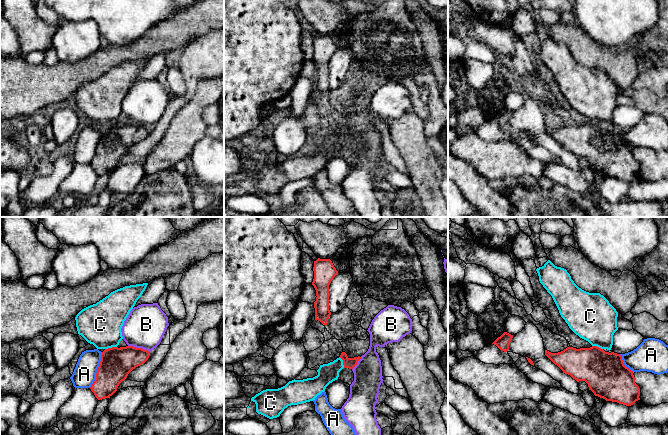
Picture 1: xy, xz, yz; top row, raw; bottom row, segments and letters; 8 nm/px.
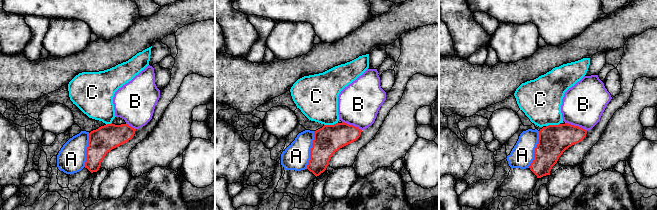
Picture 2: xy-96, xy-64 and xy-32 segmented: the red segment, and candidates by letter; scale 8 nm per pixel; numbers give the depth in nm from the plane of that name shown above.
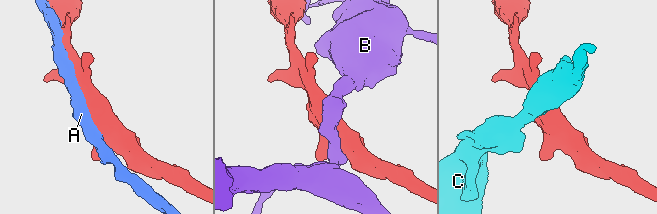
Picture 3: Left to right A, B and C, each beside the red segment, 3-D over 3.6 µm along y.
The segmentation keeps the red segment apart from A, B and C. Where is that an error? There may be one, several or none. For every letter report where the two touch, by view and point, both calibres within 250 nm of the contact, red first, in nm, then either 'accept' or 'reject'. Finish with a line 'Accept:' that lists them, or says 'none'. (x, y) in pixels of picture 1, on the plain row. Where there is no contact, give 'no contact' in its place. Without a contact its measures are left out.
A: xy (97, 146) | 260/180 nm | reject
B: xy (139, 124) | 260/320 nm | reject
C: xy (110, 124) | 260/340 nm | reject
Accept: none

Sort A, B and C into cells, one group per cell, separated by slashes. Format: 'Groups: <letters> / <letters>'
Groups: A / B / C

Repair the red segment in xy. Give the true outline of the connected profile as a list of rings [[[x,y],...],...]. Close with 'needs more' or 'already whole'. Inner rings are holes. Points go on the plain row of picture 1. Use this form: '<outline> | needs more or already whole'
[[[133,122],[105,125],[101,130],[96,155],[90,163],[95,173],[98,176],[110,174],[128,150],[148,136],[149,129]]] | already whole

